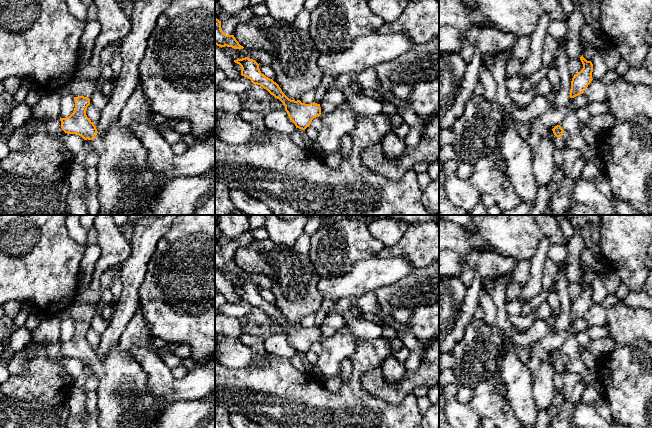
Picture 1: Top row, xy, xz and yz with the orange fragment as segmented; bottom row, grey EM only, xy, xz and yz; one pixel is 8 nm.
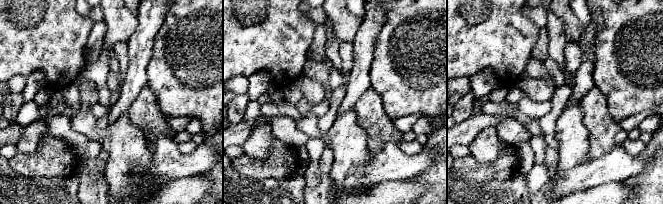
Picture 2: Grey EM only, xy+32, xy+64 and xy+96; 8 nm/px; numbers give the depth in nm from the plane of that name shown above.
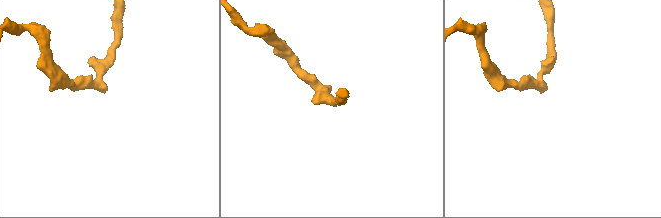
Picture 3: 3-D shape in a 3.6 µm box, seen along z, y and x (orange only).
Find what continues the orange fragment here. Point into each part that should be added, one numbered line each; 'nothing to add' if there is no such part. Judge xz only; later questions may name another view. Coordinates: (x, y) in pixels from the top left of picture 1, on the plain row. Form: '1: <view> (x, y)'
1: xz (342, 344)

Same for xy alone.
1: xy (124, 401)

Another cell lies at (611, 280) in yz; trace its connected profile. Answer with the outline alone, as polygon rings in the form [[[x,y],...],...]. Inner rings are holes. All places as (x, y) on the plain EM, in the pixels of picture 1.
[[[612,269],[602,276],[602,280],[608,294],[615,294],[622,282],[619,275]]]

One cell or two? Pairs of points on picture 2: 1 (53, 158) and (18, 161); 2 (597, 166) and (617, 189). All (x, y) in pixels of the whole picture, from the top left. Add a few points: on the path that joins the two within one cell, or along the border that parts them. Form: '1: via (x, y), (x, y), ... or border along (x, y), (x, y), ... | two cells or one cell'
1: via (44, 161), (27, 161) | one cell
2: border along (623, 181), (609, 181), (589, 189) | two cells

